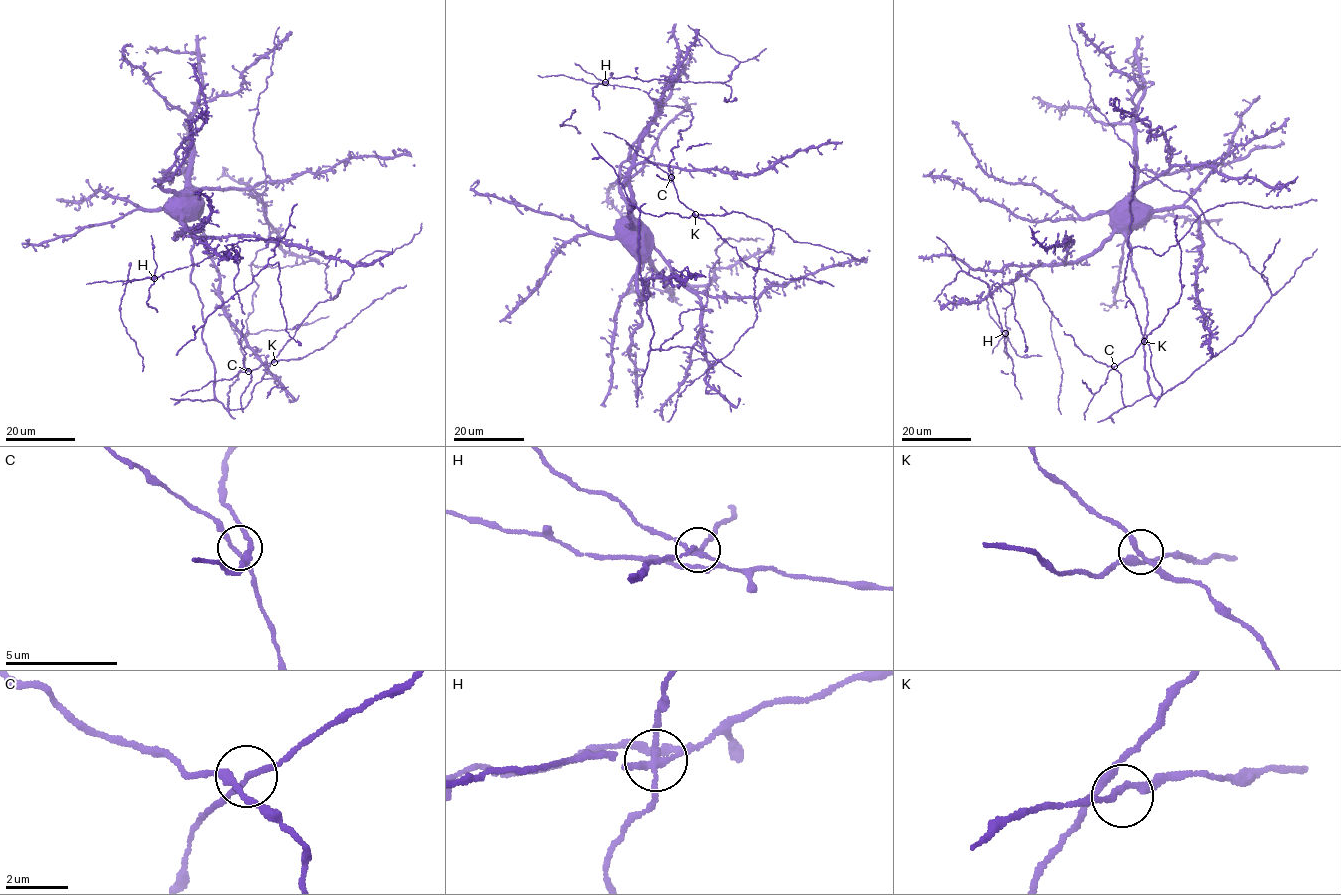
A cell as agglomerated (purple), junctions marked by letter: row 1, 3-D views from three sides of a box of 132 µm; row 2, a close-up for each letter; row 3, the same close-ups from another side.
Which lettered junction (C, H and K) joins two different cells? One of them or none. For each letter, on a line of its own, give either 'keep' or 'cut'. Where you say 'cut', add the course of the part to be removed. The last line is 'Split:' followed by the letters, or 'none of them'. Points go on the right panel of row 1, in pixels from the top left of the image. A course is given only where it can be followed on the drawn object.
C: keep
H: cut | (1005, 333), (1019, 355), (1041, 356)
K: keep
Split: H

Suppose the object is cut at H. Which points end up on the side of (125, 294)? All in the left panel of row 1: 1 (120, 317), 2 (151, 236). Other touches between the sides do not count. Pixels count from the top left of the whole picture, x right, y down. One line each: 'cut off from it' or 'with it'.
1: with it
2: cut off from it

